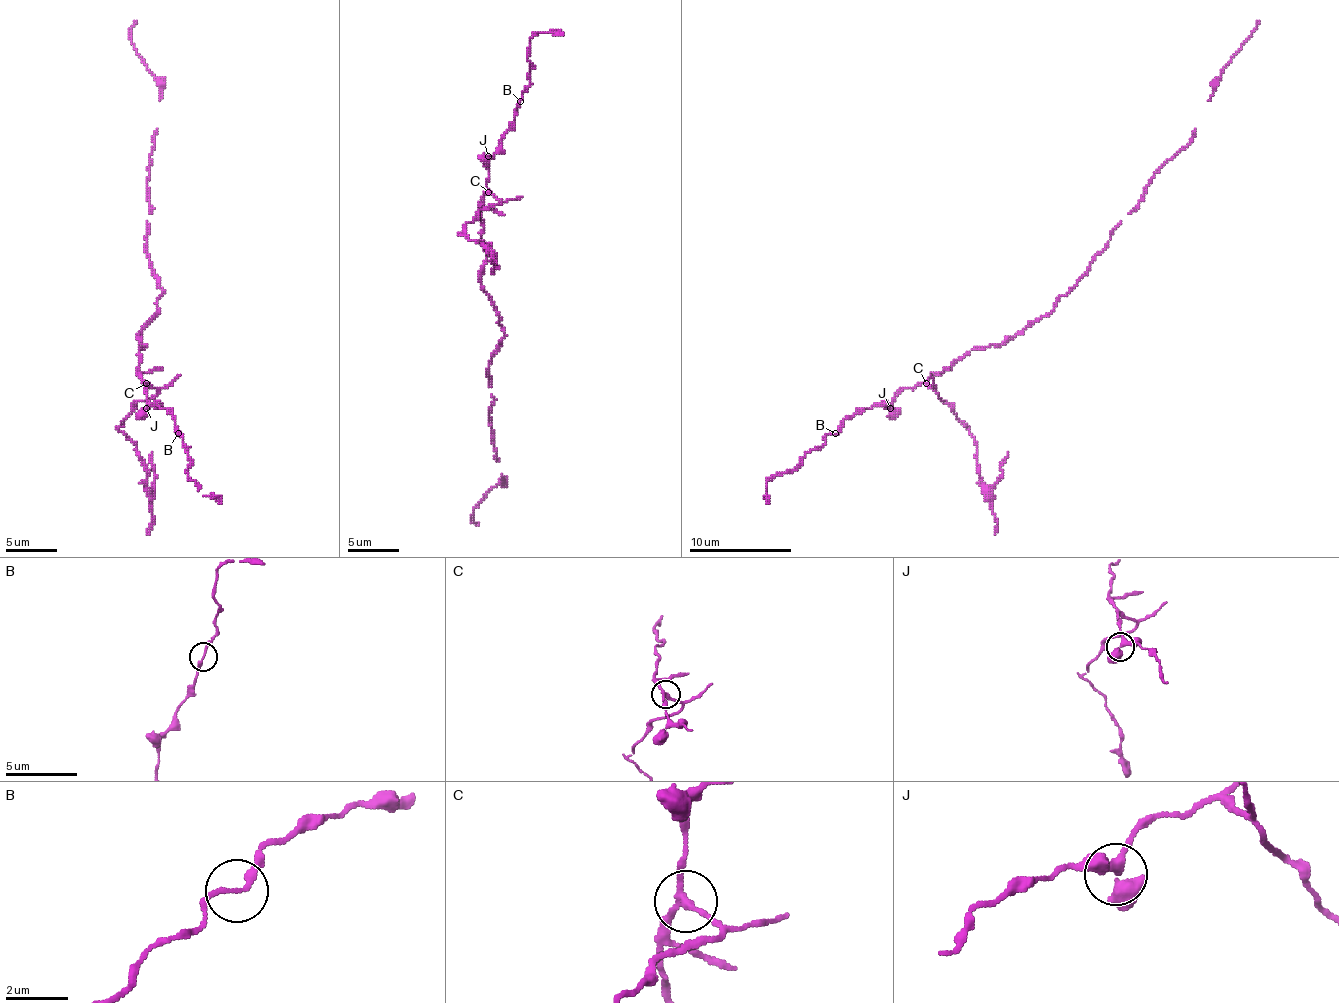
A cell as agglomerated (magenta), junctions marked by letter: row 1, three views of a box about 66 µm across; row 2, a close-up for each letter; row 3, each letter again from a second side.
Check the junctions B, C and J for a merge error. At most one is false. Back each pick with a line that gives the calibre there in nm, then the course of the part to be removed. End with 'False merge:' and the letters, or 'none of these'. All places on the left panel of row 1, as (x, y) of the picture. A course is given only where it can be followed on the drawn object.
C: 190 nm | (147, 383), (157, 393), (139, 401), (118, 426), (136, 447), (147, 473), (152, 516), (147, 534)
False merge: C

